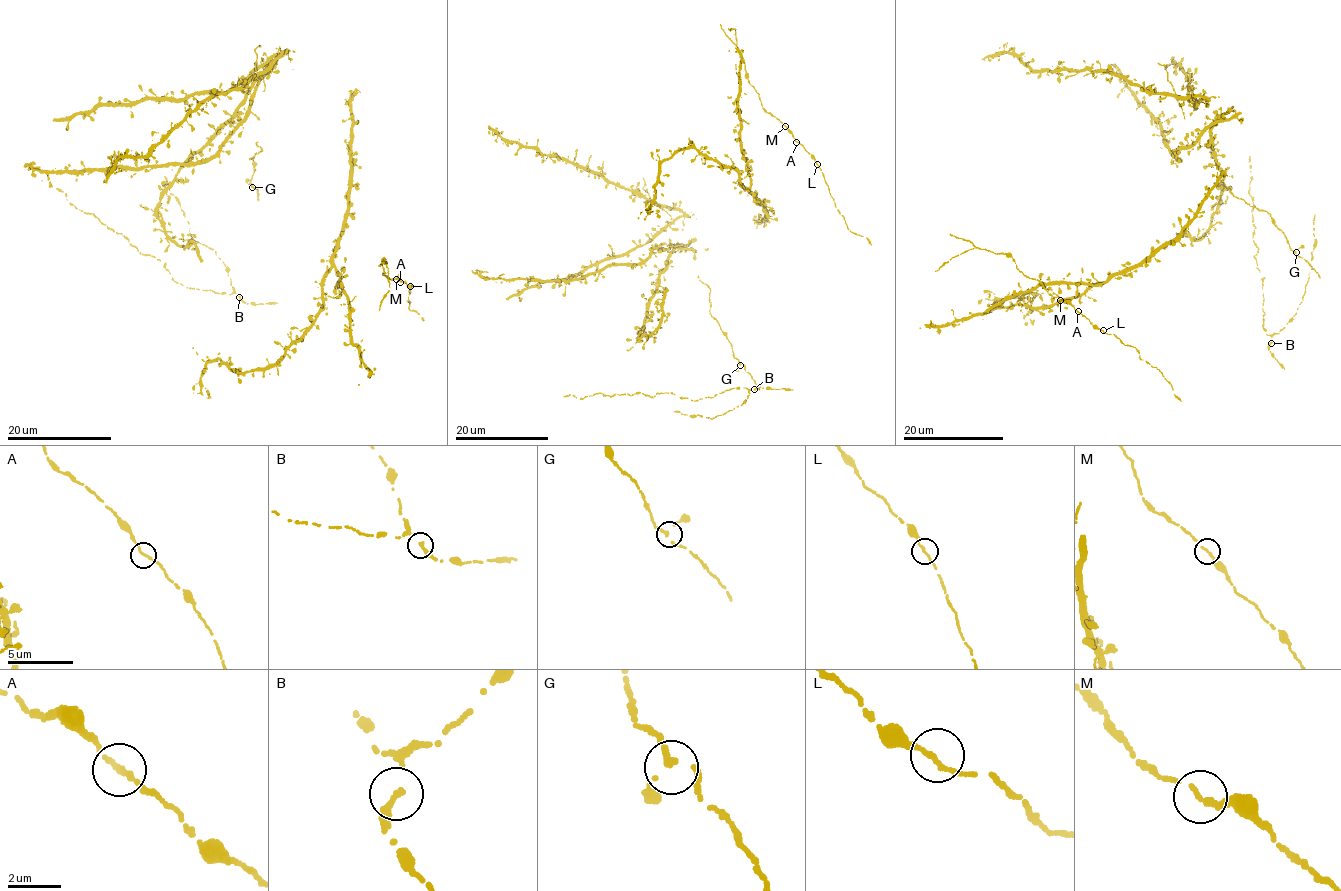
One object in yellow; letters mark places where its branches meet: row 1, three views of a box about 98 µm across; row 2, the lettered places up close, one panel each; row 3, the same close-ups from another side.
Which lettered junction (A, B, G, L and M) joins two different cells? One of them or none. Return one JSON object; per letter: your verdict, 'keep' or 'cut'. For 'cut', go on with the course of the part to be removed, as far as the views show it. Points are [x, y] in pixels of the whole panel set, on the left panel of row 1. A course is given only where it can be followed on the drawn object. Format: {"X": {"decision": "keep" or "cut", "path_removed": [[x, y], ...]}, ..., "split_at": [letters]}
{"A": {"decision": "keep"}, "B": {"decision": "keep"}, "G": {"decision": "keep"}, "L": {"decision": "keep"}, "M": {"decision": "keep"}, "split_at": []}

